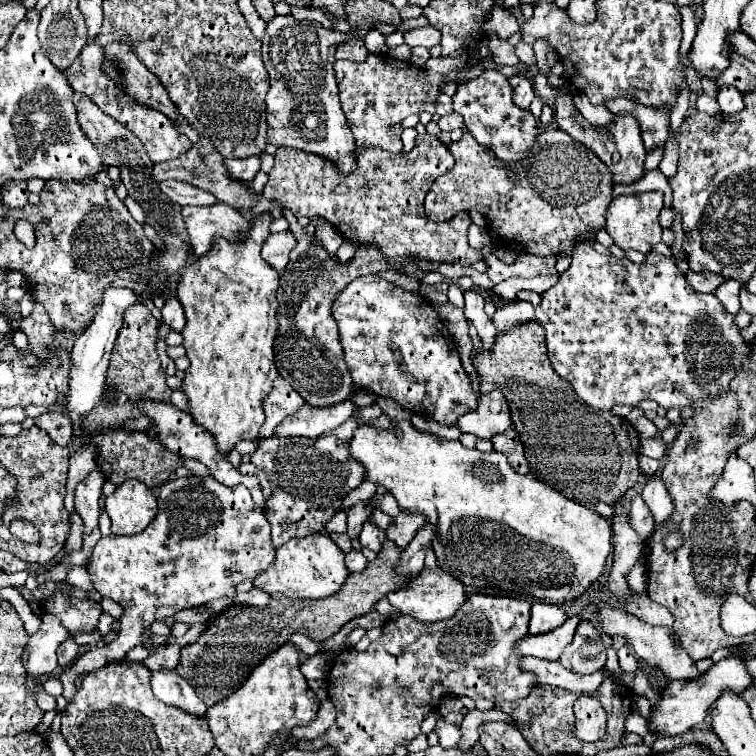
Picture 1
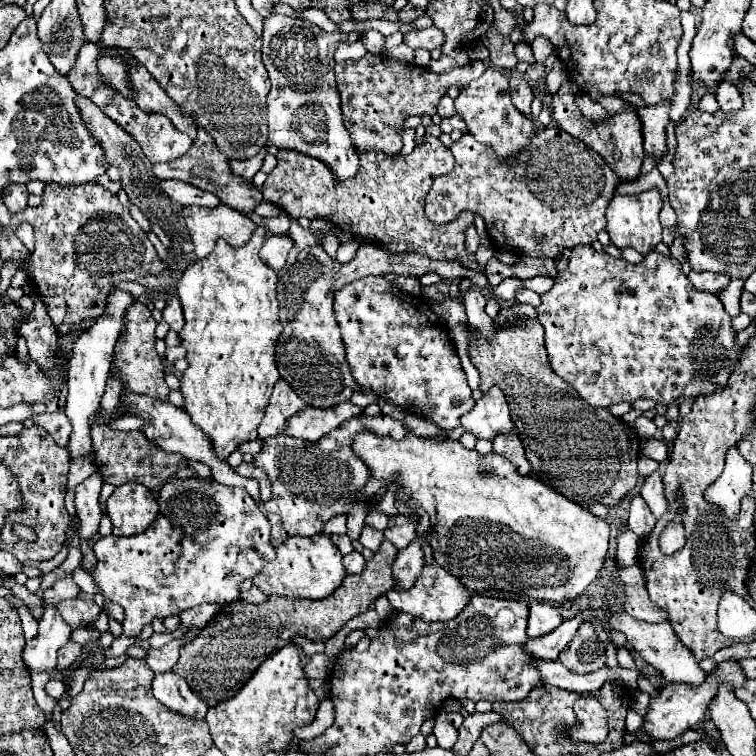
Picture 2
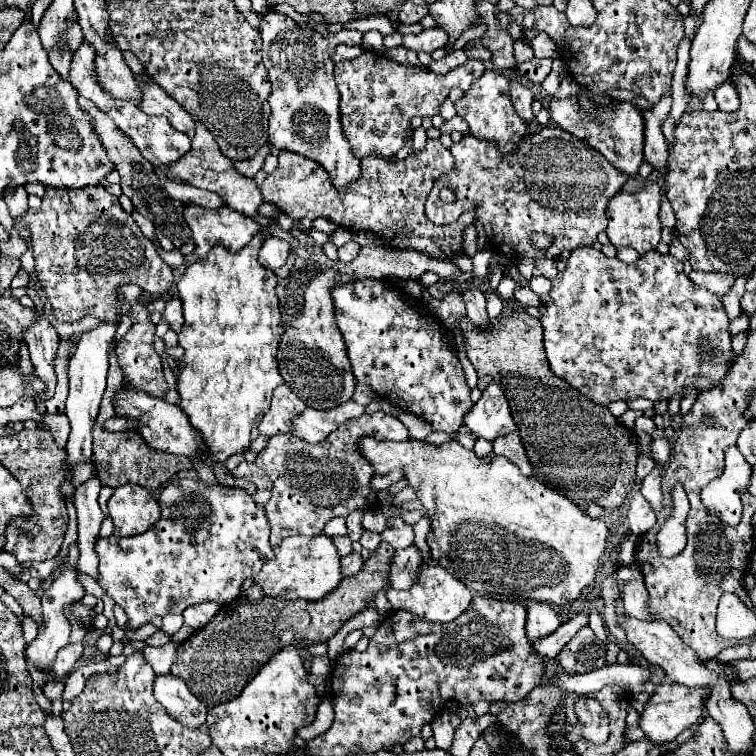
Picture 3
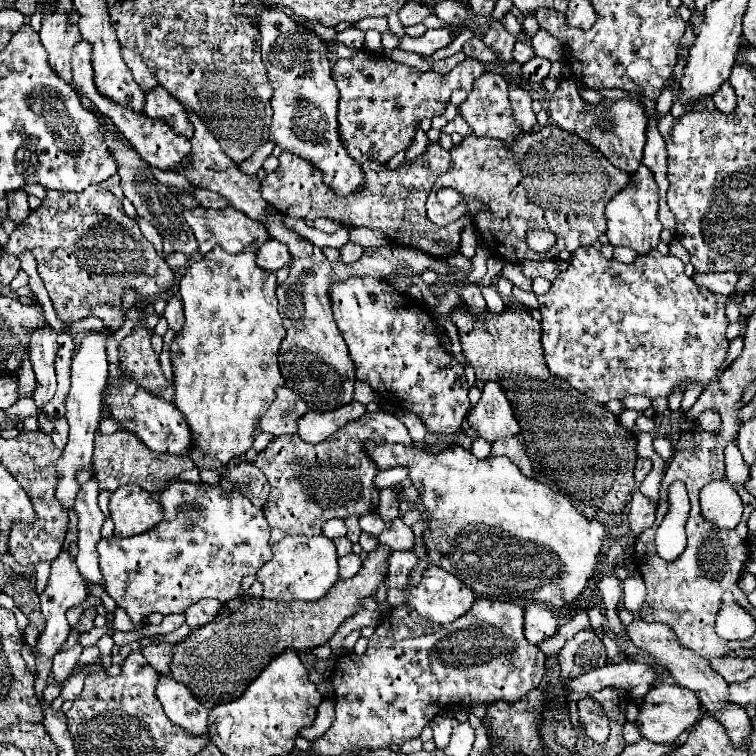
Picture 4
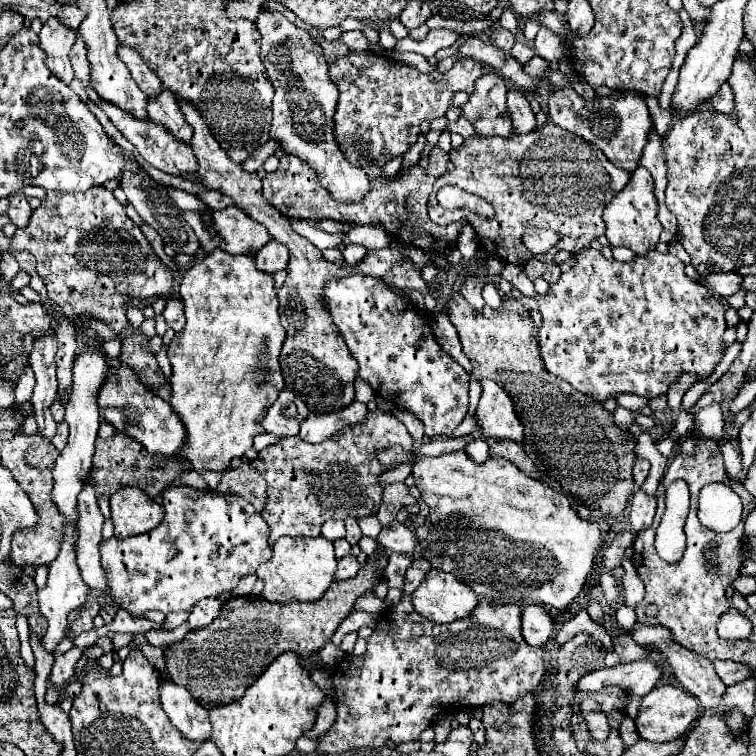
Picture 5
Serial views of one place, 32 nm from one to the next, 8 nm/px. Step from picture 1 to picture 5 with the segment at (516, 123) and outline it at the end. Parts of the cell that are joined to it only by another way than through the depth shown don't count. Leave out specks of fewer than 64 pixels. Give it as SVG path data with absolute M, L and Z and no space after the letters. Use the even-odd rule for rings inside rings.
M494 72L484 74L462 106L462 116L474 124L480 136L512 136L512 120L506 108L506 82Z

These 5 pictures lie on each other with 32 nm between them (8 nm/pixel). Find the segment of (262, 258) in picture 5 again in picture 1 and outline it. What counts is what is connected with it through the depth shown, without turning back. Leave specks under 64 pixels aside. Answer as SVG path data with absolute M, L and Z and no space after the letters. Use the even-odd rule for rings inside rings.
M280 232L280 234L270 234L264 242L264 250L262 250L262 258L278 272L282 272L288 264L288 254L294 248L296 238L292 236L292 232Z

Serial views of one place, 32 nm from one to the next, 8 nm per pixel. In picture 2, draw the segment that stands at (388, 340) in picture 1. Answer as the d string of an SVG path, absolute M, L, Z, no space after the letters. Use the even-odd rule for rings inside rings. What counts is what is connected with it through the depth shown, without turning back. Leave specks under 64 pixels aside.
M366 276L334 292L334 314L342 330L346 360L354 380L360 386L372 388L380 398L386 398L426 420L432 420L442 430L458 428L460 416L474 408L472 390L466 382L466 374L460 366L460 358L446 332L446 326L438 320L438 316L432 314L429 303L423 298L406 292L402 294L382 276Z

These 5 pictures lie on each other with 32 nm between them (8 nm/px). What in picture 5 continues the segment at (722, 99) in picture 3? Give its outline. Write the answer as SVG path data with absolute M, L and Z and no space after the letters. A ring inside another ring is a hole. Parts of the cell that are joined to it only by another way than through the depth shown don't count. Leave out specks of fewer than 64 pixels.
M724 82L724 84L720 86L720 90L716 92L716 96L710 100L710 104L712 104L718 112L724 112L724 114L728 114L728 112L734 110L734 96L732 96L732 90L730 90L728 82Z

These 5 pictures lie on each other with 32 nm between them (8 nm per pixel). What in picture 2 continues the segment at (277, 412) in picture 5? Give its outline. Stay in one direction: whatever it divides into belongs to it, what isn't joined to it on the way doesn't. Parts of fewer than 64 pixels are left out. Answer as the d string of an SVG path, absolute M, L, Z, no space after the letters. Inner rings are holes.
M280 380L276 386L274 386L274 392L272 392L272 398L270 398L270 404L265 410L264 420L258 428L258 434L260 438L268 438L268 436L276 436L284 430L284 424L290 416L294 416L296 412L300 412L304 408L304 400L300 400L296 396L296 392L284 382Z

